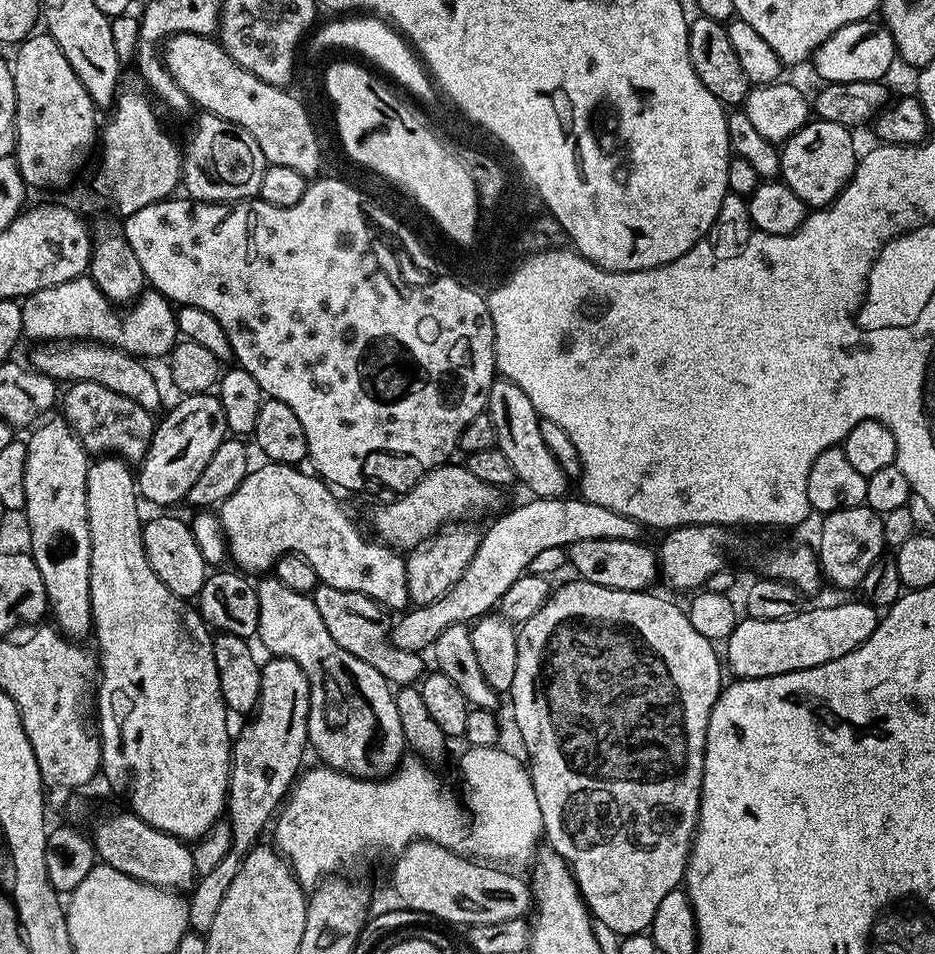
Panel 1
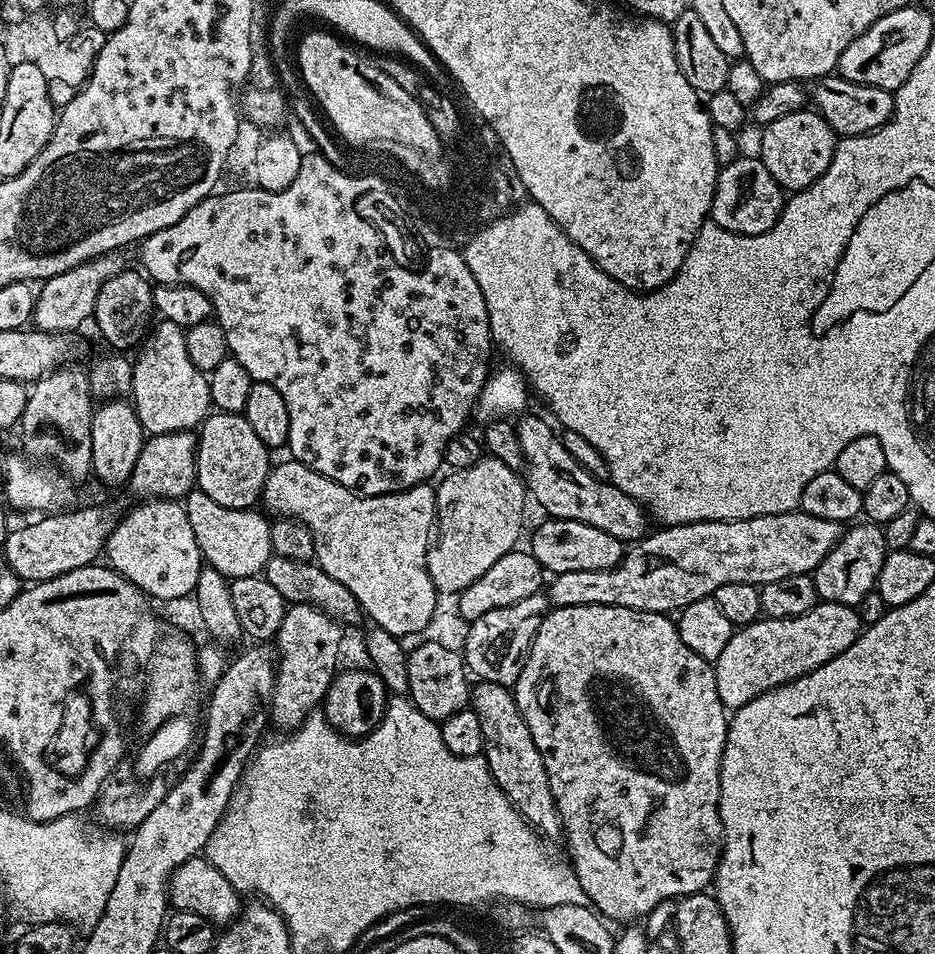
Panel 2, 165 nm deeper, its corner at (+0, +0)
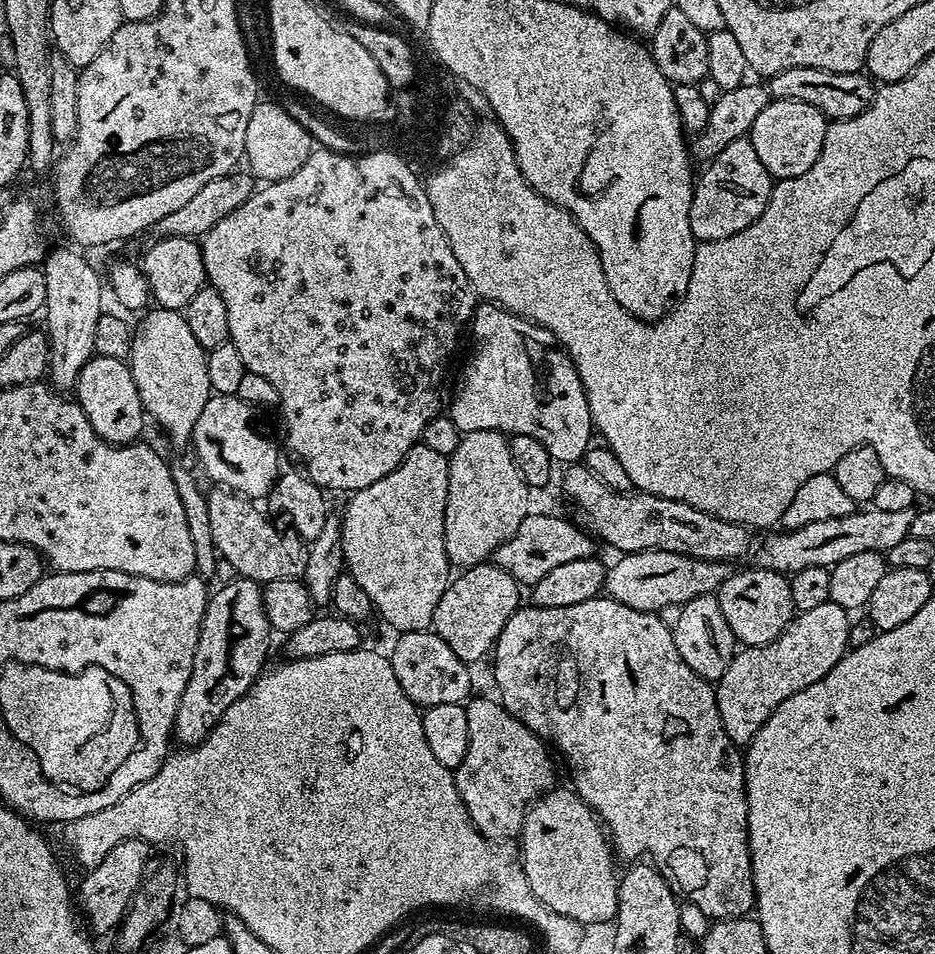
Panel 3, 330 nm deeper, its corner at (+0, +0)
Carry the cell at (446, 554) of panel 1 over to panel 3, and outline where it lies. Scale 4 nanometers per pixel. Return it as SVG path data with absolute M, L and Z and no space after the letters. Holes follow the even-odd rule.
M465 432L458 442L458 450L454 450L454 454L448 457L448 501L444 515L444 541L449 565L456 567L457 564L457 569L463 570L474 564L485 563L495 553L496 548L509 540L514 530L518 530L518 526L522 526L522 522L530 515L530 489L514 466L508 442L509 437L503 432Z

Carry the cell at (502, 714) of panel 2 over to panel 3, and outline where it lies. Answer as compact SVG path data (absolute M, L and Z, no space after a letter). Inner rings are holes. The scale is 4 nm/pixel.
M553 787L528 805L518 837L518 856L534 898L551 912L585 926L615 917L618 871L612 865L614 849L600 817L571 787Z

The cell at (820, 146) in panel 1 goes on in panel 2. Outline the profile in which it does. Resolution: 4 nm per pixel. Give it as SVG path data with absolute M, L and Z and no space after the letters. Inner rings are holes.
M815 110L786 114L786 118L778 118L767 124L763 132L758 158L764 163L766 170L770 170L781 188L789 193L810 187L815 180L822 178L822 174L826 174L838 143L832 127Z

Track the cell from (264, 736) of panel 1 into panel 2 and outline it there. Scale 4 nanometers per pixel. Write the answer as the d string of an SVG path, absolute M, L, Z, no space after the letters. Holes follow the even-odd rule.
M288 604L285 607L282 626L274 638L274 651L278 659L270 705L273 725L291 730L323 705L324 695L338 671L336 663L340 660L343 630L341 621L332 620L313 604Z

